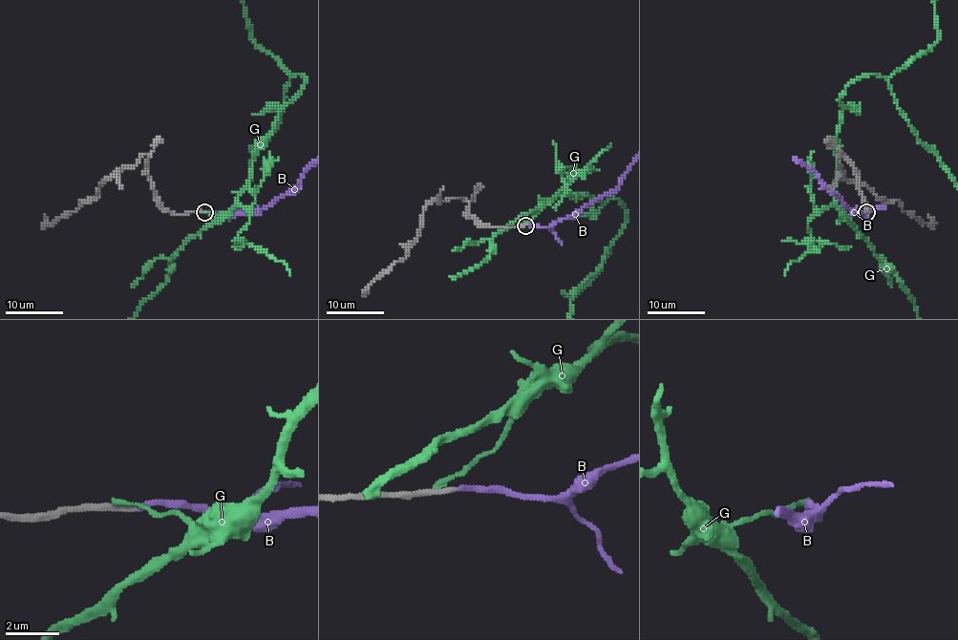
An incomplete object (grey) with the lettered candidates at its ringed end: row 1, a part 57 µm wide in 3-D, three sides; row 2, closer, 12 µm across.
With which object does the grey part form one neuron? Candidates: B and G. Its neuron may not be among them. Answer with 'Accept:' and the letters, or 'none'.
Accept: B

